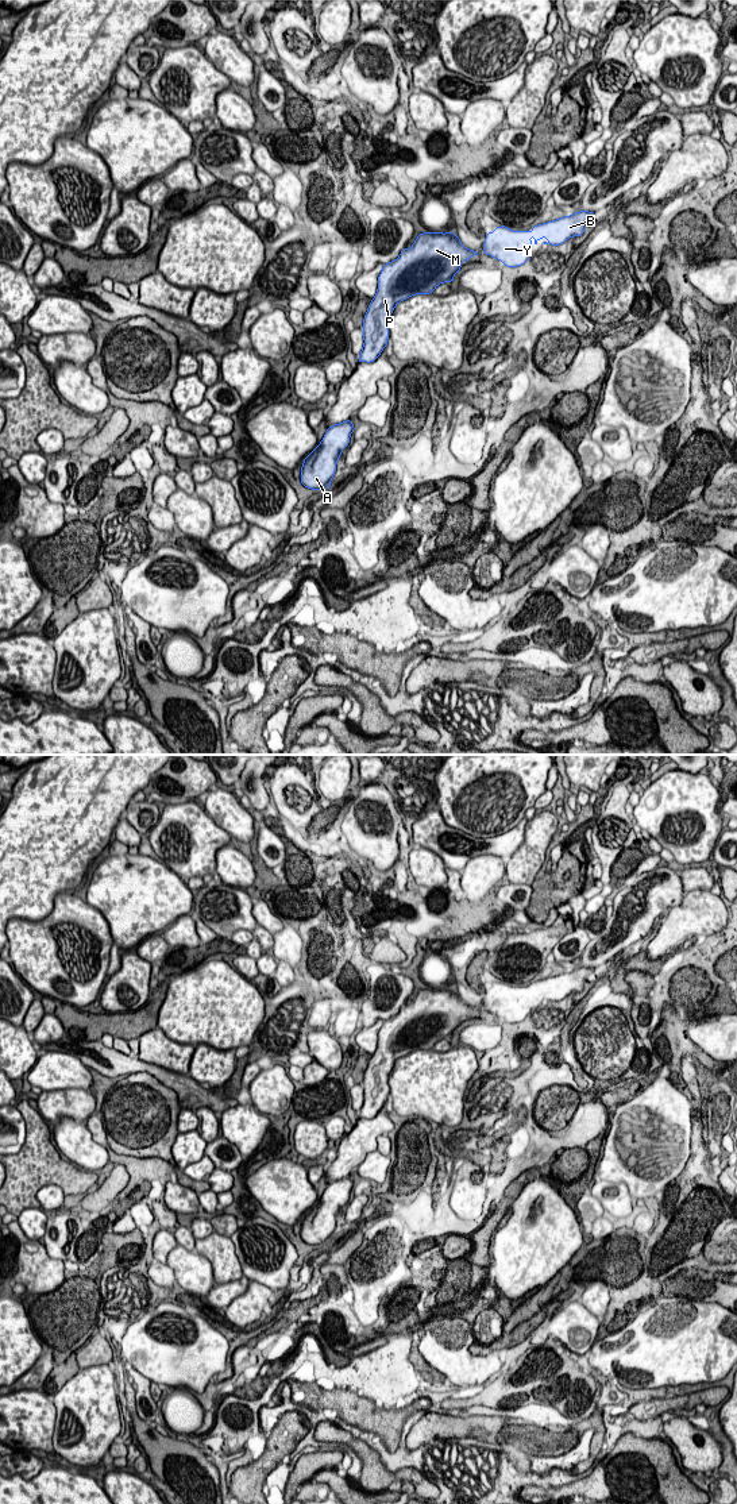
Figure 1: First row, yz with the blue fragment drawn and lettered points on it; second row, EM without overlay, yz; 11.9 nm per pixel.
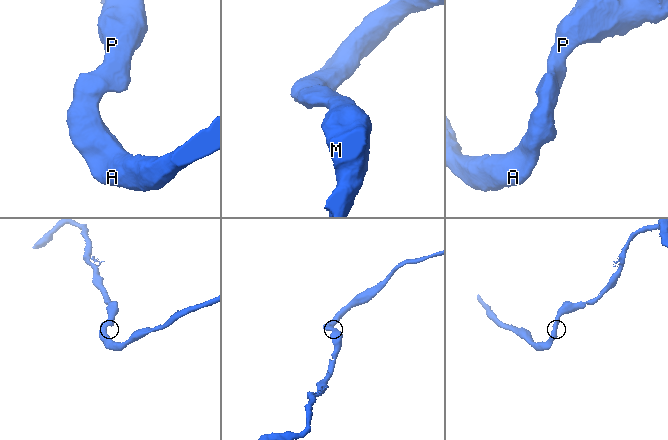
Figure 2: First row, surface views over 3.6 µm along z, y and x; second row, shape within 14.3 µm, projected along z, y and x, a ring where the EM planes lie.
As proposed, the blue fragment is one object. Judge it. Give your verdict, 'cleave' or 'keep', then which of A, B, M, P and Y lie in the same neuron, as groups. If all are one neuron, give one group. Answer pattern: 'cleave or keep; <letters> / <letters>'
keep; A B M P Y

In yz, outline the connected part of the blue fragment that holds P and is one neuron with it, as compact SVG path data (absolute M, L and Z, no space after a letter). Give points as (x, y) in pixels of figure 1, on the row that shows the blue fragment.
M454 232L420 234L410 248L383 265L378 290L363 320L364 344L358 362L374 362L387 346L389 317L395 305L410 296L433 293L443 282L452 282L463 261L476 251L462 246Z

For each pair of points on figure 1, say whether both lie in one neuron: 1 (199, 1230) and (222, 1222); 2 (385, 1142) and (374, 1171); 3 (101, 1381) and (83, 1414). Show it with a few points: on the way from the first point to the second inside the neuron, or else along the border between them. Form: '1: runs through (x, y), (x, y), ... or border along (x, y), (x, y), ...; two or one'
1: runs through (204, 1227), (216, 1225); one
2: runs through (384, 1149), (375, 1164); one
3: runs through (93, 1389), (87, 1406); one

